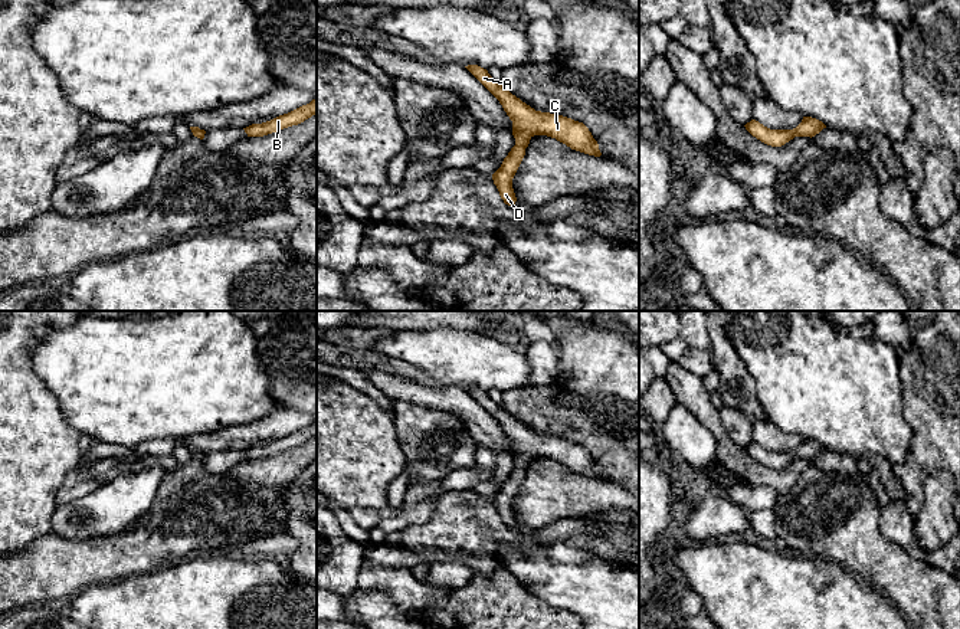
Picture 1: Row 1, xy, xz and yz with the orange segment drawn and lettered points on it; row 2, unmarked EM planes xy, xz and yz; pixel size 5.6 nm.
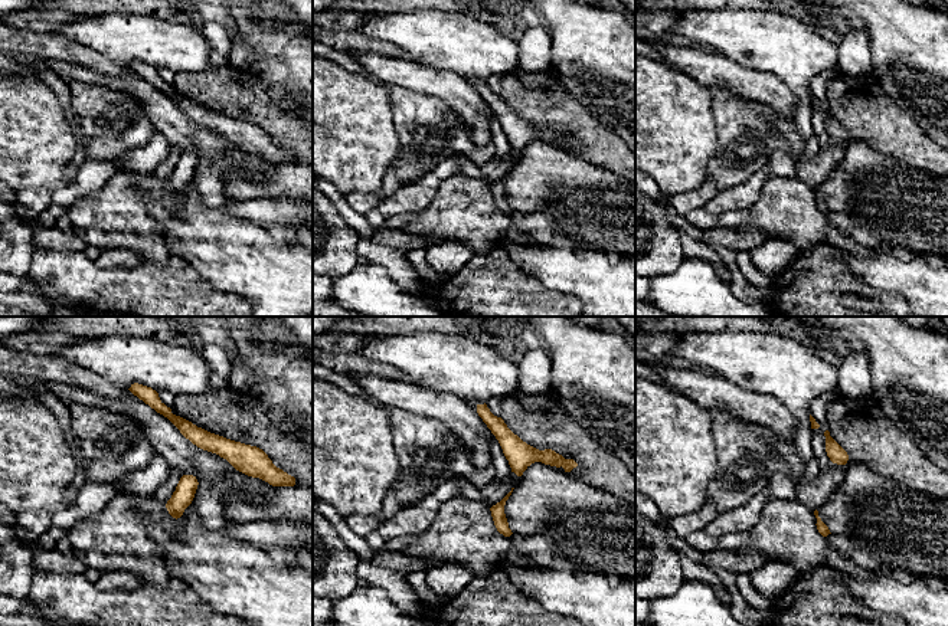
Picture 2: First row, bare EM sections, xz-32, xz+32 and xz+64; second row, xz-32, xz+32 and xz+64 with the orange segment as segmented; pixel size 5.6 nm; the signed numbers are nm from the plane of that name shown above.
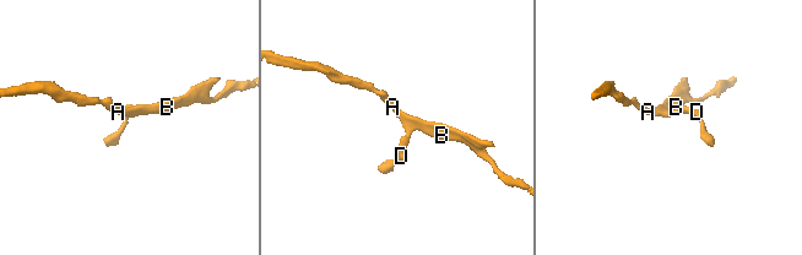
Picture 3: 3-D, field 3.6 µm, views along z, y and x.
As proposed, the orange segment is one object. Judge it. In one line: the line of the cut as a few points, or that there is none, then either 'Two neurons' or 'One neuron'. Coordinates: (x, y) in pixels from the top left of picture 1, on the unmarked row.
No split. One neuron

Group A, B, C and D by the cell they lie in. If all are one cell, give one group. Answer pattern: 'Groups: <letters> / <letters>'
Groups: A B C D

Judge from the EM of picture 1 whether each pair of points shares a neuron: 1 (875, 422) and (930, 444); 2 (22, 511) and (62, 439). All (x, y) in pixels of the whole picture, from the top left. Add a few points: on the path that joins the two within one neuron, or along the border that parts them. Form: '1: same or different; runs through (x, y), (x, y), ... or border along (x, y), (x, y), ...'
1: different; border along (904, 403), (911, 445), (907, 456), (894, 465)
2: same; runs through (22, 494), (22, 480), (45, 456)

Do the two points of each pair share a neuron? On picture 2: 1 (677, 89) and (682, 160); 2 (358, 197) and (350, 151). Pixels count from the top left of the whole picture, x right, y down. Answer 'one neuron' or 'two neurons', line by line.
1: one neuron
2: two neurons

